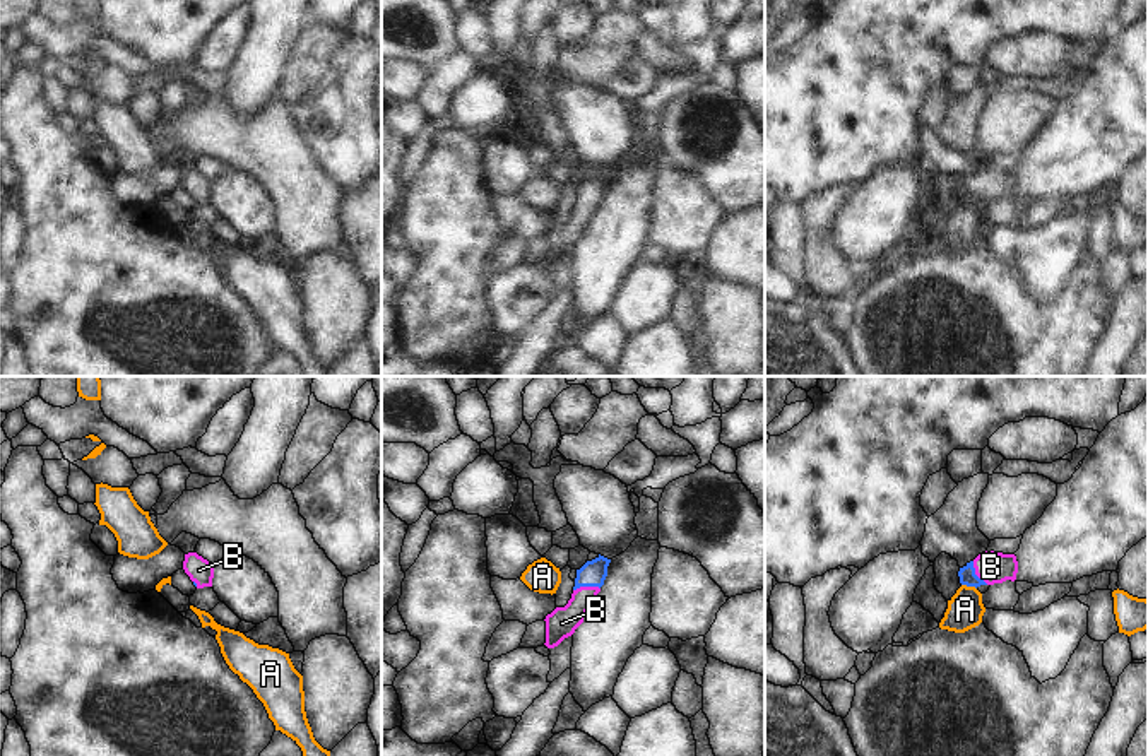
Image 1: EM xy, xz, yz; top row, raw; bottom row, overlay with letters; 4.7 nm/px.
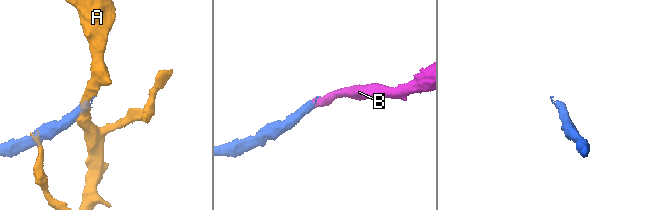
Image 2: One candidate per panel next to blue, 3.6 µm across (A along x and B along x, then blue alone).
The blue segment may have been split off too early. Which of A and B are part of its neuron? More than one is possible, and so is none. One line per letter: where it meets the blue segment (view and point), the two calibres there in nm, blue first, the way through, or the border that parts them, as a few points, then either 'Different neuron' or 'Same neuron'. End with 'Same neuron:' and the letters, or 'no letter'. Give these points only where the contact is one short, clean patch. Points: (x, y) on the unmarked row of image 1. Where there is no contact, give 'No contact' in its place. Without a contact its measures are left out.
A: Touches blue at yz (969, 202). Thickness 80 nm (blue) against 170 nm. Boundary: yz (962, 200), (976, 206). Different neuron
B: Touches blue at xz (585, 202). Thickness 120 nm (blue) against 140 nm. Path across: xz (592, 190), (585, 202), (580, 219), (562, 240). Same neuron
Same neuron: B.

